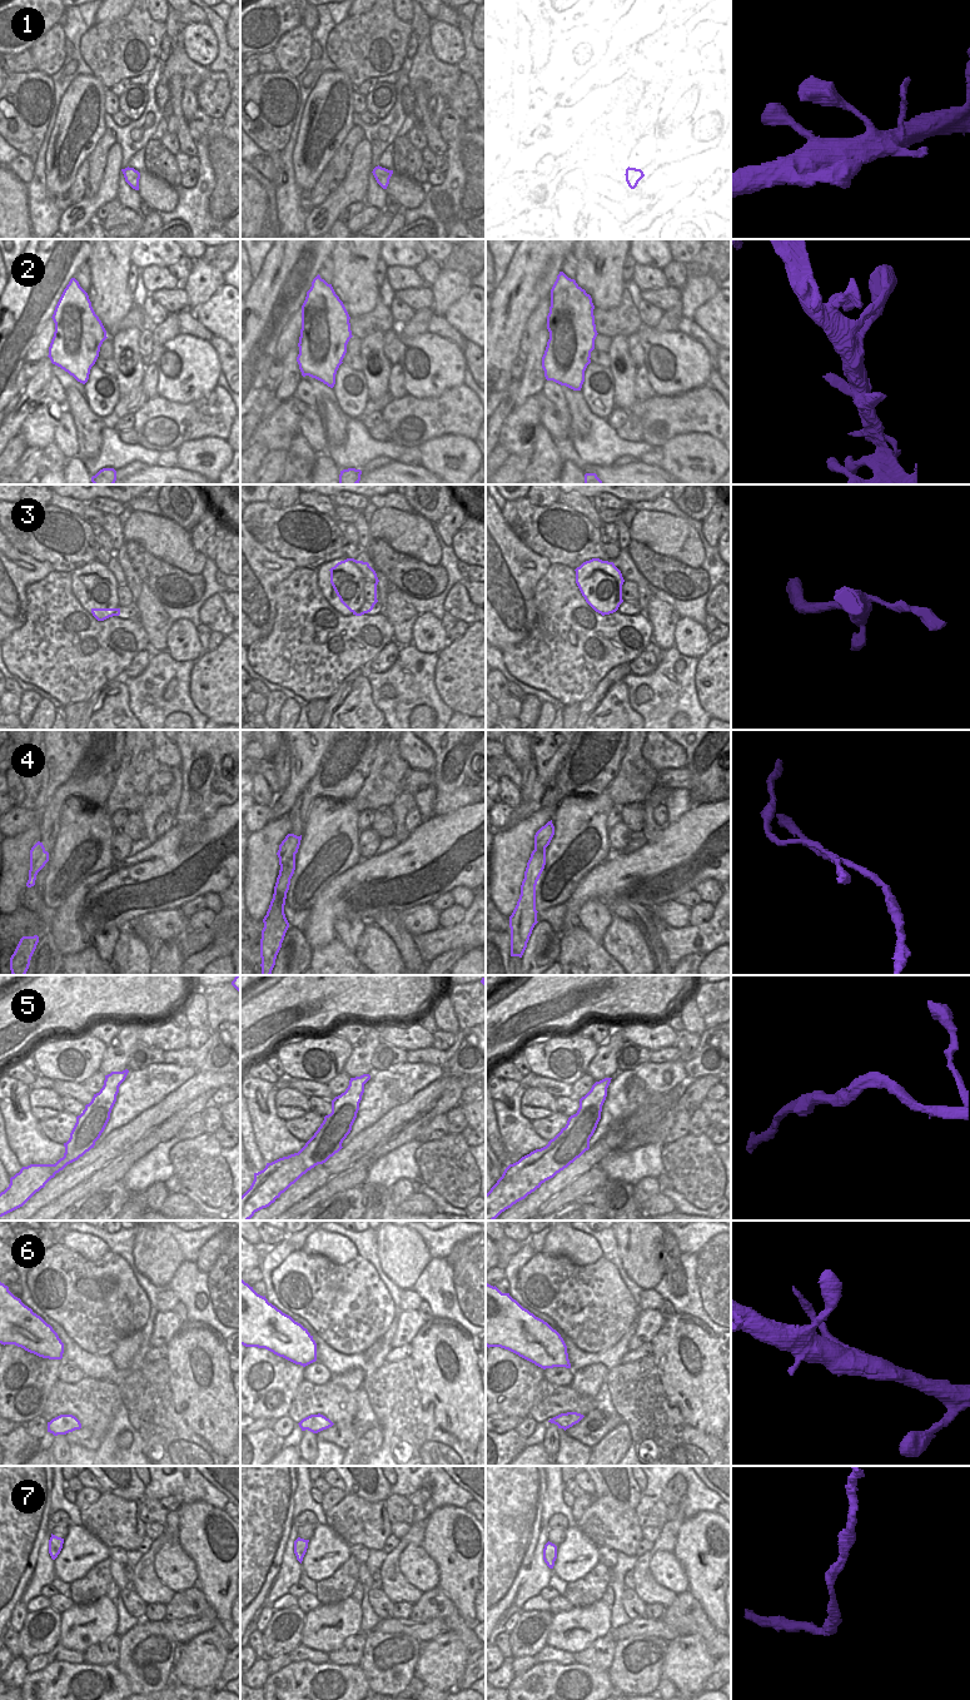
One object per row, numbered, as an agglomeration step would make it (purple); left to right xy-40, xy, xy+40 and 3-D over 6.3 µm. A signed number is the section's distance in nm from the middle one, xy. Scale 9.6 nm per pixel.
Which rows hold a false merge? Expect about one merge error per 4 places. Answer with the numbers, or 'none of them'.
4, 6

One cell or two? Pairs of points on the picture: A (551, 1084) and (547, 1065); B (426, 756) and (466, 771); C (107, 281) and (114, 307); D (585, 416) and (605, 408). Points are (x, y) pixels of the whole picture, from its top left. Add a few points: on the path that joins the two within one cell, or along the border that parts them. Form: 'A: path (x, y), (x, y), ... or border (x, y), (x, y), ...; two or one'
A: border (531, 1072), (571, 1084); two
B: border (423, 742), (433, 752), (434, 764), (431, 770); two
C: path (109, 287), (112, 301); one
D: border (580, 391), (588, 408), (598, 417), (606, 419); two

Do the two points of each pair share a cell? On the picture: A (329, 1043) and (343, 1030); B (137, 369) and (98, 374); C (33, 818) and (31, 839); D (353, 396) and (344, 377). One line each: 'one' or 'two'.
A: two
B: two
C: two
D: one

